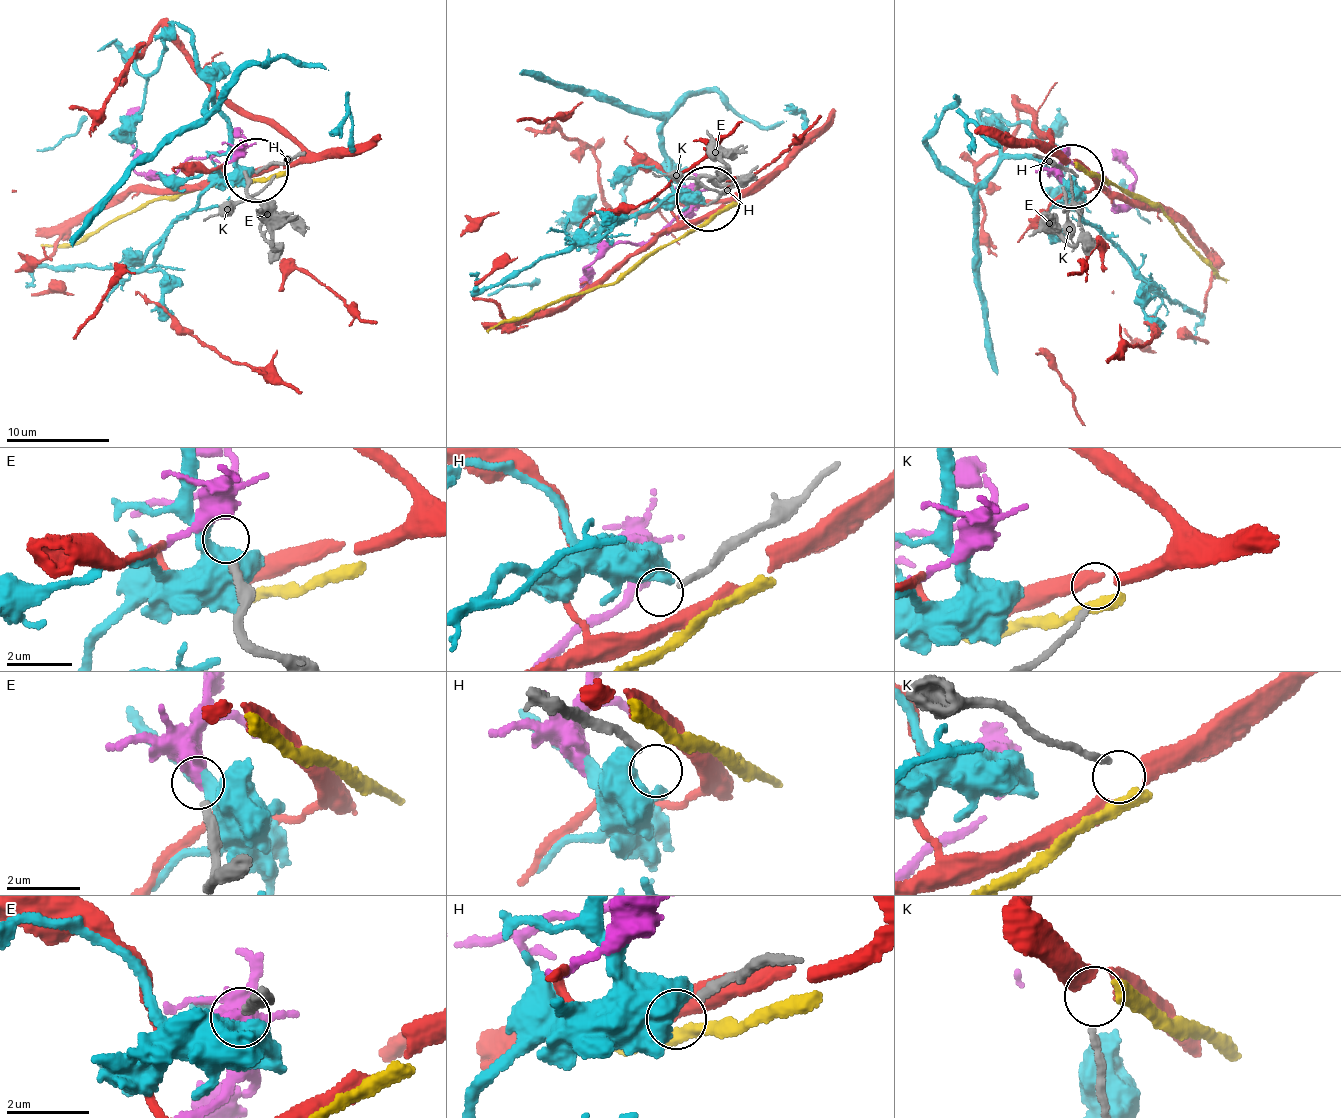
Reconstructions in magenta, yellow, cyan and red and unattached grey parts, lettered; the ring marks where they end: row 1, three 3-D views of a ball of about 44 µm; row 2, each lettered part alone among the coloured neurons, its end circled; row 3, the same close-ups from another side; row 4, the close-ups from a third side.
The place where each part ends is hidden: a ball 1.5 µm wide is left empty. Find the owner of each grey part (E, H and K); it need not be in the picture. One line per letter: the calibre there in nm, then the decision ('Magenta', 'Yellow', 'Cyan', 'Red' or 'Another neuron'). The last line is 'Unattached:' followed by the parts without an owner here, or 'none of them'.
E: Thickness 260 nm. Cyan
H: Thickness 200 nm. Another neuron
K: Thickness 170 nm. Red
Unattached: H

